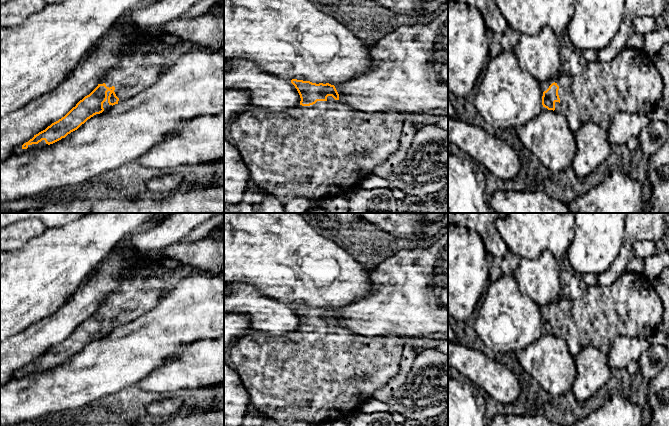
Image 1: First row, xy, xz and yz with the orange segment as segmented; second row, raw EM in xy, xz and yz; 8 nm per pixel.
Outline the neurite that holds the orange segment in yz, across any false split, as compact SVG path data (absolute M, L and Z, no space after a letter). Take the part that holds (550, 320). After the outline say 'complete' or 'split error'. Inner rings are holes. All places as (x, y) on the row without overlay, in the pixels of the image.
M561 270L558 299L540 307L542 329L561 337L572 357L585 347L595 347L608 354L617 336L650 336L663 318L663 303L651 282L643 275L625 271L609 286L588 286L576 271Z; split error

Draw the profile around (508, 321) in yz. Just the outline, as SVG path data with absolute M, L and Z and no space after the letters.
M504 273L488 284L487 295L473 328L479 345L490 348L495 354L517 352L535 343L542 335L540 306L520 292L514 273Z

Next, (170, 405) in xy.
M167 394L146 407L147 416L152 420L164 420L173 417L184 408L183 394Z

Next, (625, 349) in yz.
M615 337L607 362L609 367L616 373L624 373L630 362L638 362L641 355L651 346L649 339L644 337Z

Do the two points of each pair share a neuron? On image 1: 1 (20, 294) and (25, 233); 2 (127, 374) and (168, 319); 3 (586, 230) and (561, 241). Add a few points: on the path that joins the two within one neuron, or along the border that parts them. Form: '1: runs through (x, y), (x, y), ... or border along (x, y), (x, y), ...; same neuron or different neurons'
1: border along (44, 230), (10, 251); different neurons
2: runs through (128, 360), (155, 333); same neuron
3: border along (575, 223), (575, 235), (565, 257); different neurons

